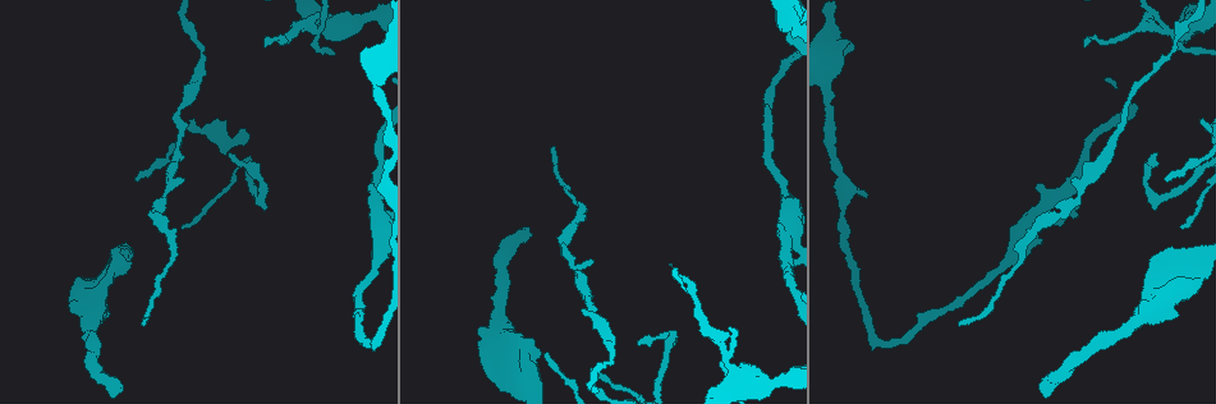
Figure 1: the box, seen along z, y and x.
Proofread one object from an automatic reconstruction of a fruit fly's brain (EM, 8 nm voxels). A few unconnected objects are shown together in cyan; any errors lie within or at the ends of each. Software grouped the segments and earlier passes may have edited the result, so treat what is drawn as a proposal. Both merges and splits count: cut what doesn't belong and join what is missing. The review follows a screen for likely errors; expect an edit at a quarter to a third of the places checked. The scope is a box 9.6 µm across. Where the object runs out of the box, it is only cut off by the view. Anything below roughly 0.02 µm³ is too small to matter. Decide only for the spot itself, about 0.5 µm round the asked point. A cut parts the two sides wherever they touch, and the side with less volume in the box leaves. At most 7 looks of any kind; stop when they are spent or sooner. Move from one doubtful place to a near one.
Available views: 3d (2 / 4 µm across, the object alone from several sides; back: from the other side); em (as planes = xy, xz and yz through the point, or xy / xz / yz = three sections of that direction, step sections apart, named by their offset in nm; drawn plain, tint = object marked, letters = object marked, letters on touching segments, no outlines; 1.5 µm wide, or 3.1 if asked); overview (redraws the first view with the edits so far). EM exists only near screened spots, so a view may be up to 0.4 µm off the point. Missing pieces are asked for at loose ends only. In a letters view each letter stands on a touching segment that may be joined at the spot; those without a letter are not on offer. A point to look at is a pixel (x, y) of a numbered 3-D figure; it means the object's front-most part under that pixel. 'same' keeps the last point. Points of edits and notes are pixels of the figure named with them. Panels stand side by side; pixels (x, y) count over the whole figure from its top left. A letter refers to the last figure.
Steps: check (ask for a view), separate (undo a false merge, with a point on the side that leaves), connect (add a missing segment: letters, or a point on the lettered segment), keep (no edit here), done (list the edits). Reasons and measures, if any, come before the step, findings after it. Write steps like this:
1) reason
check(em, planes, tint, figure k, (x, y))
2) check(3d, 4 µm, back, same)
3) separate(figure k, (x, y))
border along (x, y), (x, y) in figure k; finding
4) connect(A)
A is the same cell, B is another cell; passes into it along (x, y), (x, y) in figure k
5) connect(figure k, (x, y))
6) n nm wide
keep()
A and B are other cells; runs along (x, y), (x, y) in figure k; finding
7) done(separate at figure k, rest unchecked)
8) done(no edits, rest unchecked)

free end
check(3d, 4 µm, figure 1, (1084, 48))

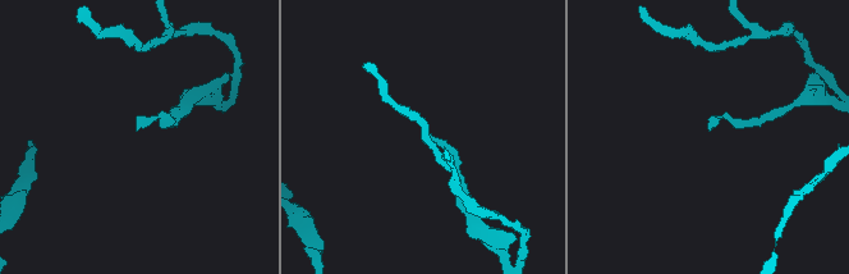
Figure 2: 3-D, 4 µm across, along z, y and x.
check(em, planes, letters, figure 2, (712, 128))

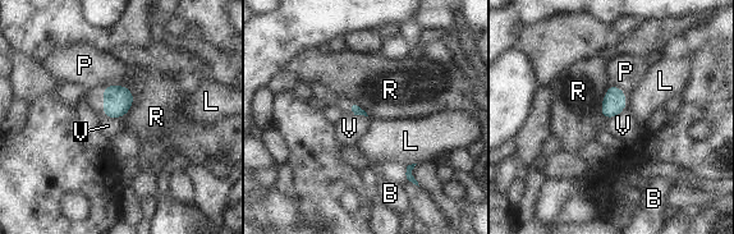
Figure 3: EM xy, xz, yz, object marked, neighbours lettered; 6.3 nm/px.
keep()
B, L, P, R and V are other cells; border along (125, 86), (132, 105), (120, 116) in figure 3; no lettered segment goes on from it

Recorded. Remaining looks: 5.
long arm stops here
check(em, planes, letters, figure 1, (1182, 229))

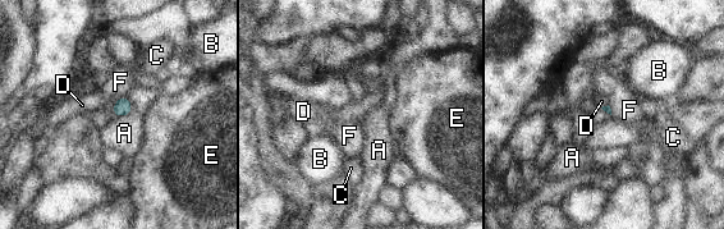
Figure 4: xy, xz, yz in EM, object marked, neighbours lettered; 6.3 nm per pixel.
connect(D)
D is the same cell, A, B, C, E and F are other cells; it goes on there

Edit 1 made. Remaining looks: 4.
redraw
check(overview)

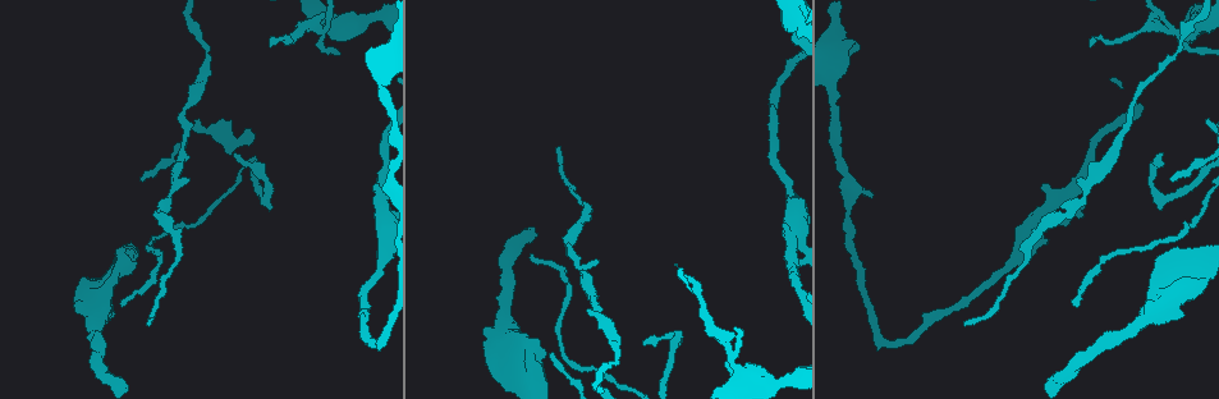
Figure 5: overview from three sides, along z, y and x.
tapers out
check(em, xz, step 4, tint, figure 5, (122, 300))

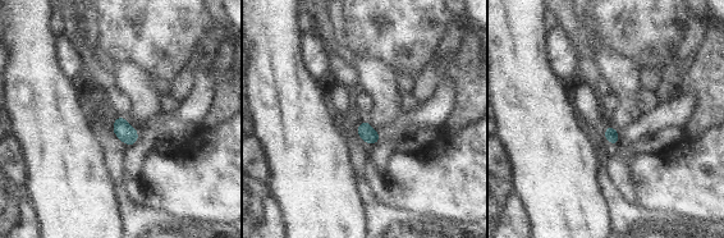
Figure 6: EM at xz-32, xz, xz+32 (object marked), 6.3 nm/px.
see the neighbours
check(em, xz, step 4, letters, same)

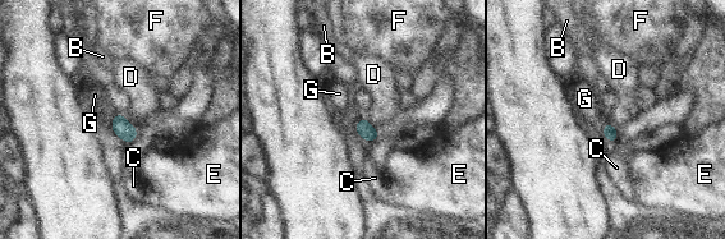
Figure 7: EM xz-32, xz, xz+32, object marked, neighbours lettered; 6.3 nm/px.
connect(G)
G is the same cell, B, C, D, E and F are other cells; it goes on there

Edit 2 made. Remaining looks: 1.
done(connect at figure 4, connect at figure 7, rest unchecked)

